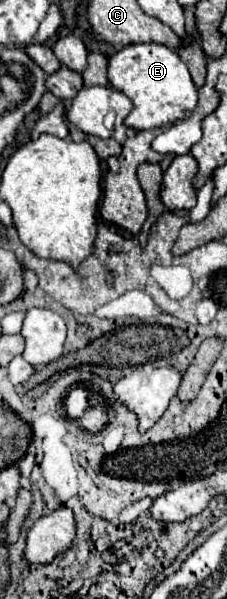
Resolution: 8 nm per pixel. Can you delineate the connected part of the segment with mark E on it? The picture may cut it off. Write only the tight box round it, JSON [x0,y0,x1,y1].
[108,43,198,131]

